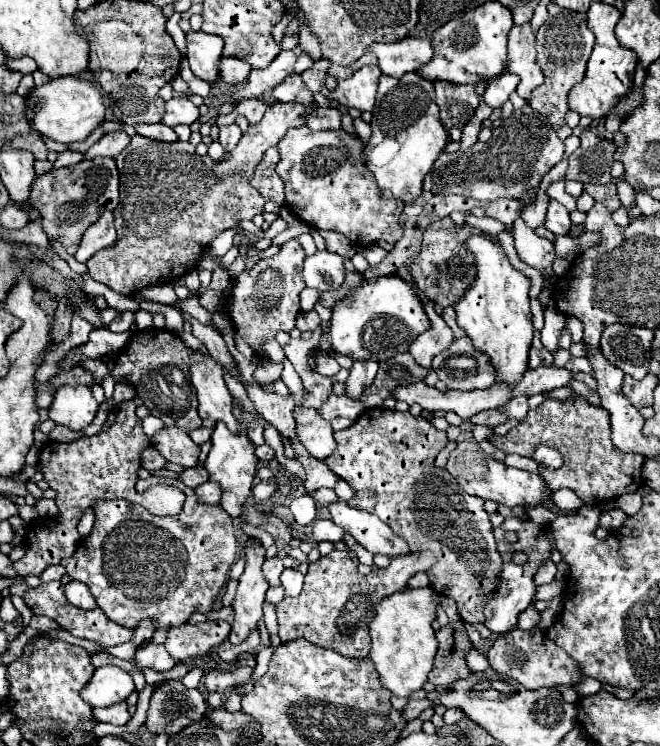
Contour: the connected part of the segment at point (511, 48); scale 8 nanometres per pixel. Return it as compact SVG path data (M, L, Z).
M530 25L512 27L508 35L508 71L520 75L520 85L516 93L524 101L530 101L532 91L544 83L544 75L536 63L534 33Z

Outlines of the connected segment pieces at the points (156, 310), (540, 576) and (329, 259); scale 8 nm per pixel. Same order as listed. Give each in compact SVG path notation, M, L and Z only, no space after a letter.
M140 300L140 308L148 311L151 314L162 314L165 317L165 329L172 333L180 334L183 332L184 320L182 314L169 305L164 305L156 302Z
M548 559L540 565L538 573L534 575L534 581L536 581L536 585L546 585L546 583L554 581L554 575L556 575L556 565Z
M318 251L312 257L306 257L304 261L304 281L306 287L324 291L334 291L344 283L344 259L330 251Z

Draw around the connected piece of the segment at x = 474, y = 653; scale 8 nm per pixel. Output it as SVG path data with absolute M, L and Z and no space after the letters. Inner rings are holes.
M472 647L472 649L466 653L466 665L468 665L470 671L486 671L486 669L490 667L486 655L484 655L478 647Z

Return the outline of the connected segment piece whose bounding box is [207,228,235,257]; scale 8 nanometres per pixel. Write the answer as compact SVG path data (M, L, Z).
M234 228L224 231L208 246L207 253L212 256L223 257L232 247L234 236Z

